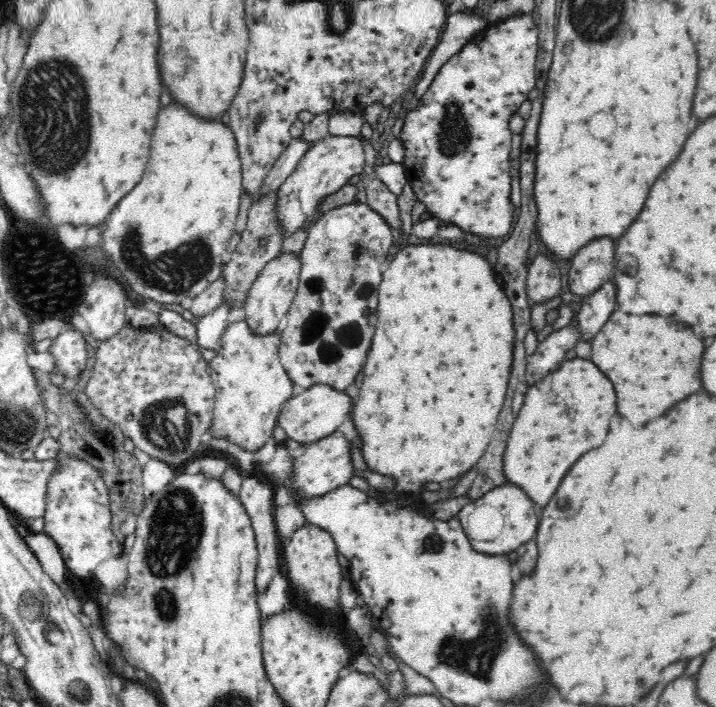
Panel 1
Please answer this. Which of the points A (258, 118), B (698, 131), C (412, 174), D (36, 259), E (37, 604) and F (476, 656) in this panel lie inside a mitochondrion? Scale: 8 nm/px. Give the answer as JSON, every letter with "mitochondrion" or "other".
{"A":"mitochondrion","B":"other","C":"other","D":"mitochondrion","E":"mitochondrion","F":"mitochondrion"}

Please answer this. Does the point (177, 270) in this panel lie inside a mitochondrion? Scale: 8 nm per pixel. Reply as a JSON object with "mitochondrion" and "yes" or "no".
{"mitochondrion":"yes"}

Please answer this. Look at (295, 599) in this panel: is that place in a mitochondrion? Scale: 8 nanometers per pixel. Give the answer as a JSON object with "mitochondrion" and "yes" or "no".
{"mitochondrion":"no"}

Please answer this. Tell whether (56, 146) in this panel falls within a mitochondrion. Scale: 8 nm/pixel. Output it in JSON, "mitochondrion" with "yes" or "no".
{"mitochondrion":"yes"}

